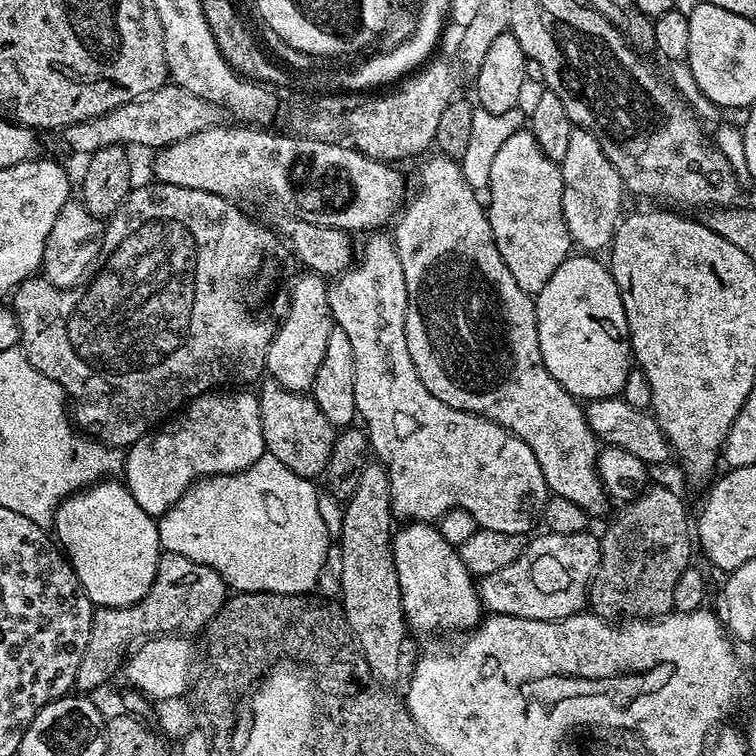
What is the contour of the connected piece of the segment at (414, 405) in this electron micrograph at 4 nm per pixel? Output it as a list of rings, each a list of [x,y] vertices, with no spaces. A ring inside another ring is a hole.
[[[376,230],[371,233],[372,236],[364,244],[364,249],[359,249],[358,262],[353,263],[347,272],[341,272],[329,283],[328,297],[330,298],[330,310],[332,311],[332,319],[335,327],[346,330],[346,334],[350,337],[350,343],[354,346],[354,386],[356,387],[356,411],[359,419],[362,421],[363,427],[366,429],[368,443],[371,451],[378,455],[379,463],[384,465],[388,472],[390,484],[390,498],[392,499],[392,510],[397,517],[401,516],[404,522],[436,522],[441,516],[445,516],[450,510],[455,508],[465,508],[468,513],[475,518],[477,525],[481,528],[489,528],[490,530],[498,530],[507,536],[523,537],[524,532],[531,533],[532,527],[538,524],[538,521],[544,515],[544,508],[548,505],[550,493],[546,486],[546,478],[542,478],[542,466],[538,466],[538,458],[534,458],[534,450],[530,450],[530,446],[526,446],[526,442],[522,442],[522,438],[518,438],[513,432],[507,432],[502,426],[495,424],[493,420],[487,420],[484,416],[475,416],[473,412],[463,412],[462,410],[454,410],[450,406],[446,406],[446,402],[438,402],[438,398],[434,398],[434,394],[430,394],[430,390],[426,390],[426,386],[422,386],[422,378],[418,378],[418,374],[414,370],[414,362],[410,362],[410,350],[406,350],[406,278],[402,274],[402,262],[398,262],[398,254],[396,253],[396,241],[391,235],[387,236],[387,231]],[[396,428],[416,428],[413,432],[408,432],[405,436],[400,436],[400,432]]]

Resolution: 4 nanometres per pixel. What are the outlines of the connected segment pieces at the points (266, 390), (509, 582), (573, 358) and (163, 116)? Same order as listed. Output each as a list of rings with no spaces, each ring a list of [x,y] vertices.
[[[271,378],[259,385],[258,395],[262,438],[267,455],[278,458],[278,462],[282,462],[282,466],[286,466],[294,474],[319,477],[330,462],[337,434],[337,429],[328,421],[326,414],[318,410],[311,395],[286,390],[286,386]]]
[[[545,531],[544,536],[533,535],[525,543],[524,550],[510,566],[502,566],[494,574],[479,581],[480,603],[489,613],[498,616],[517,616],[527,620],[564,620],[577,612],[585,611],[588,604],[588,585],[596,573],[600,561],[600,541],[591,531],[578,534],[554,534]]]
[[[572,254],[568,259],[562,262],[562,266],[558,266],[558,270],[554,270],[554,274],[550,277],[550,282],[546,282],[546,286],[542,286],[540,292],[535,293],[536,302],[536,321],[538,322],[538,342],[542,350],[542,362],[546,366],[546,370],[550,370],[550,374],[571,396],[579,398],[581,401],[605,400],[611,396],[619,397],[623,393],[626,386],[626,378],[629,372],[634,368],[634,357],[632,355],[632,340],[628,336],[628,323],[626,322],[626,310],[622,306],[622,294],[618,290],[618,282],[614,282],[611,267],[607,263],[604,264],[592,254]]]
[[[165,82],[158,90],[142,94],[106,114],[69,124],[63,129],[62,136],[65,146],[72,152],[81,152],[81,157],[84,158],[115,144],[123,146],[141,144],[144,148],[159,150],[182,138],[190,138],[190,134],[198,134],[202,130],[213,128],[214,125],[221,123],[225,116],[224,109],[206,102],[206,98],[198,98],[198,94],[182,90],[182,86]]]

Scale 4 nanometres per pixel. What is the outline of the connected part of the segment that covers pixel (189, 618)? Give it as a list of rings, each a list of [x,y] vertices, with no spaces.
[[[161,551],[154,582],[137,604],[125,608],[95,609],[92,637],[88,640],[88,649],[78,666],[75,687],[81,693],[91,694],[96,688],[109,683],[111,676],[121,671],[126,653],[141,638],[192,634],[188,632],[196,631],[199,633],[207,628],[229,595],[228,585],[210,566],[202,566],[190,558],[182,558],[182,554]]]

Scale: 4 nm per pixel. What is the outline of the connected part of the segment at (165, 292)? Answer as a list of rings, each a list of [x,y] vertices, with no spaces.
[[[151,183],[144,184],[141,188],[133,187],[127,198],[120,201],[116,213],[107,221],[98,267],[83,287],[56,288],[49,280],[29,278],[16,289],[11,297],[13,300],[10,300],[20,327],[19,347],[23,348],[30,366],[34,366],[34,370],[58,382],[58,386],[64,388],[70,397],[71,415],[85,437],[121,450],[127,449],[129,444],[138,442],[138,438],[148,435],[161,422],[167,421],[175,408],[183,409],[189,400],[202,395],[203,392],[220,390],[225,386],[252,386],[252,383],[255,385],[265,375],[264,363],[268,347],[274,334],[280,329],[281,320],[288,312],[290,295],[289,281],[287,279],[284,281],[284,275],[288,272],[290,249],[273,229],[272,233],[266,225],[251,220],[236,205],[239,203],[233,202],[227,196],[173,184]]]

